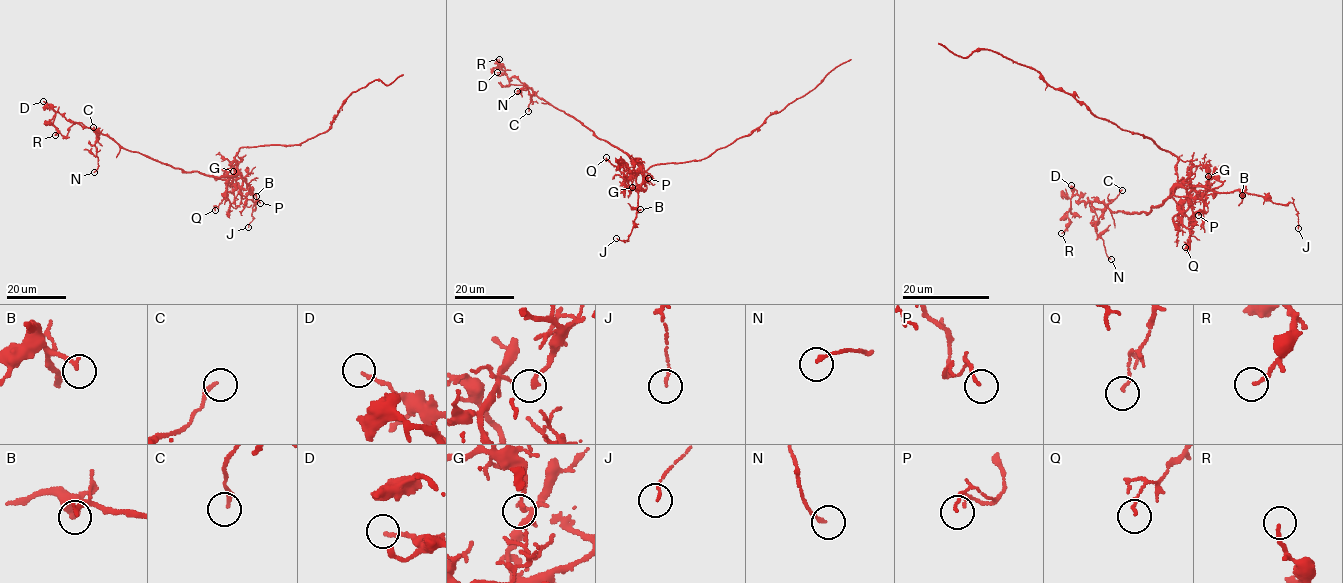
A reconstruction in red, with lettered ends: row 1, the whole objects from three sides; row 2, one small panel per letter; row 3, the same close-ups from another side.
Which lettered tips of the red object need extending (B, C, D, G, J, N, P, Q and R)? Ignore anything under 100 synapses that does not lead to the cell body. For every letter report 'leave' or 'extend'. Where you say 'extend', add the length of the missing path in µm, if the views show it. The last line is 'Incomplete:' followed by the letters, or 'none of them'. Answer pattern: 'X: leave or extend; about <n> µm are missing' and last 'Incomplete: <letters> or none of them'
B: leave
C: leave
D: leave
G: leave
J: leave
N: leave
P: leave
Q: leave
R: leave
Incomplete: none of them

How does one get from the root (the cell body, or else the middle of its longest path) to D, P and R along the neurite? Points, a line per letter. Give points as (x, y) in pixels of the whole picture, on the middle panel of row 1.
D: (642, 170), (624, 152), (541, 99), (518, 79), (497, 72)
P: (642, 170), (644, 184), (648, 178)
R: (642, 170), (624, 152), (541, 99), (518, 79), (508, 78), (499, 65), (502, 66), (499, 59)

